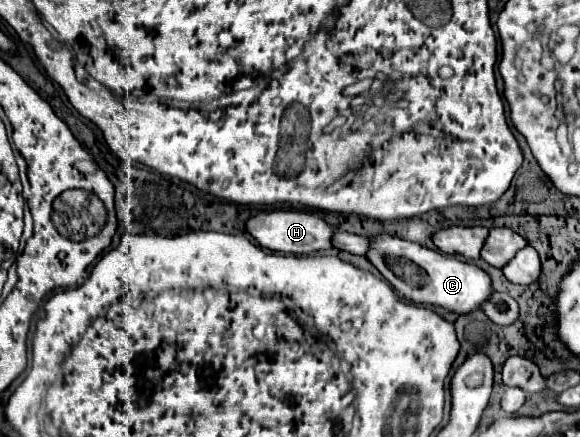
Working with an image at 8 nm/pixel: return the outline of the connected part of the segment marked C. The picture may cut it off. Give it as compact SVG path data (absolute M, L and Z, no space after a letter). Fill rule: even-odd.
M380 234L370 238L370 248L364 254L374 268L396 288L398 296L416 304L442 306L456 314L468 314L492 294L490 276L474 264L466 264L458 258L438 254L426 246L408 242L398 236Z

